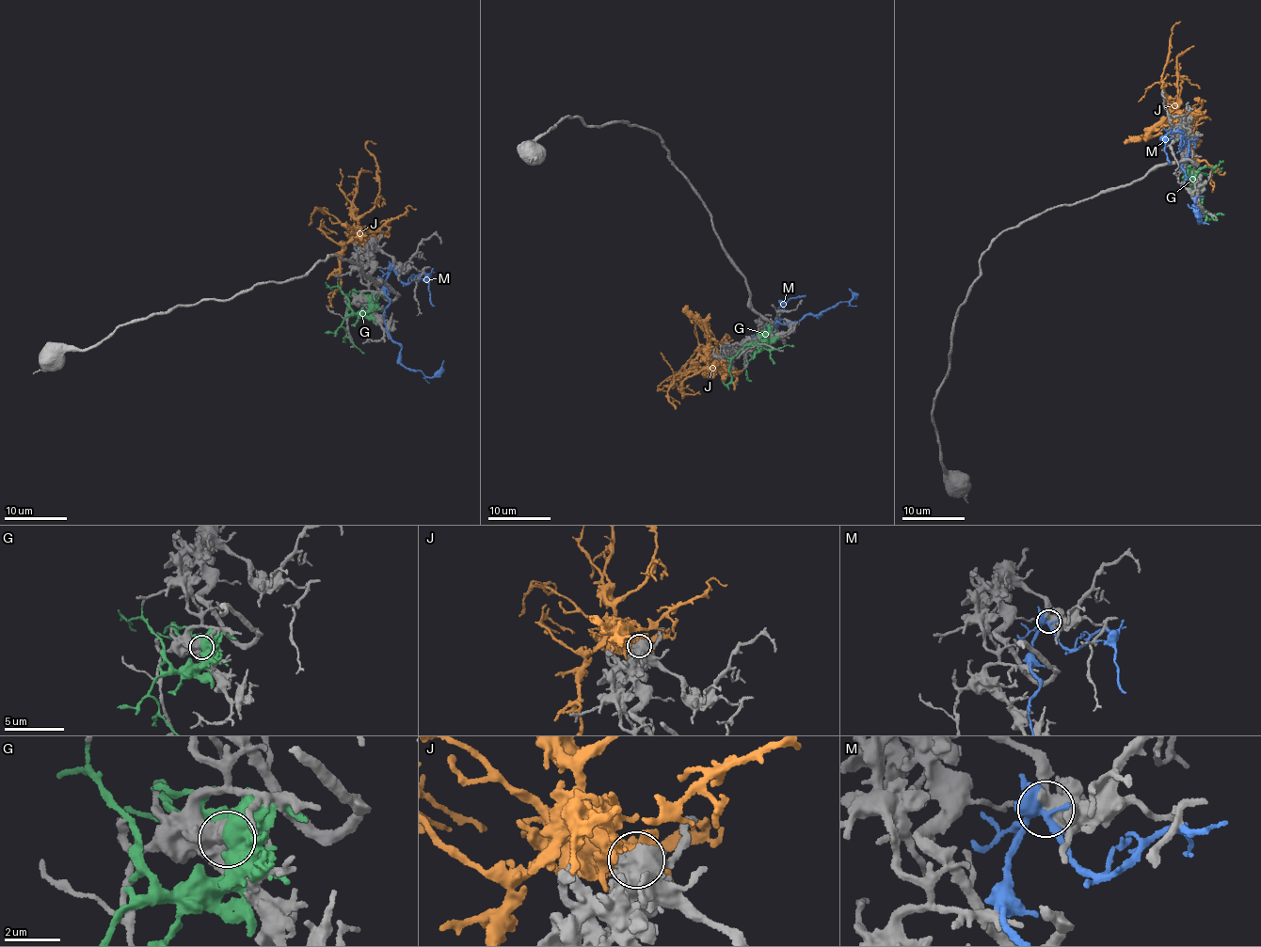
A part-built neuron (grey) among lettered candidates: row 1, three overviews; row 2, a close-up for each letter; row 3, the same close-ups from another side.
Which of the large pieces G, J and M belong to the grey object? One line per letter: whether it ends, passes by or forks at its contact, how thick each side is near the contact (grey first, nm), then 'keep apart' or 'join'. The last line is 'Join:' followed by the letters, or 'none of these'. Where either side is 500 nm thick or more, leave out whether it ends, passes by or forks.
G: calibres 600 and 550 nm; keep apart
J: calibres 650 and 500 nm; join
M: it forks; calibres 440 and 400 nm; keep apart
Join: J

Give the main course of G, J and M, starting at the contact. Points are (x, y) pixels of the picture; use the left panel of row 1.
G: (368, 301), (368, 309), (355, 312), (343, 291), (333, 286), (330, 289), (326, 282)
J: (370, 240), (371, 234), (360, 229), (359, 220), (373, 207), (379, 193), (378, 165), (366, 142), (376, 145)
M: (394, 269), (386, 278), (390, 302), (384, 316), (391, 339), (400, 346), (400, 362), (430, 377), (443, 359)

